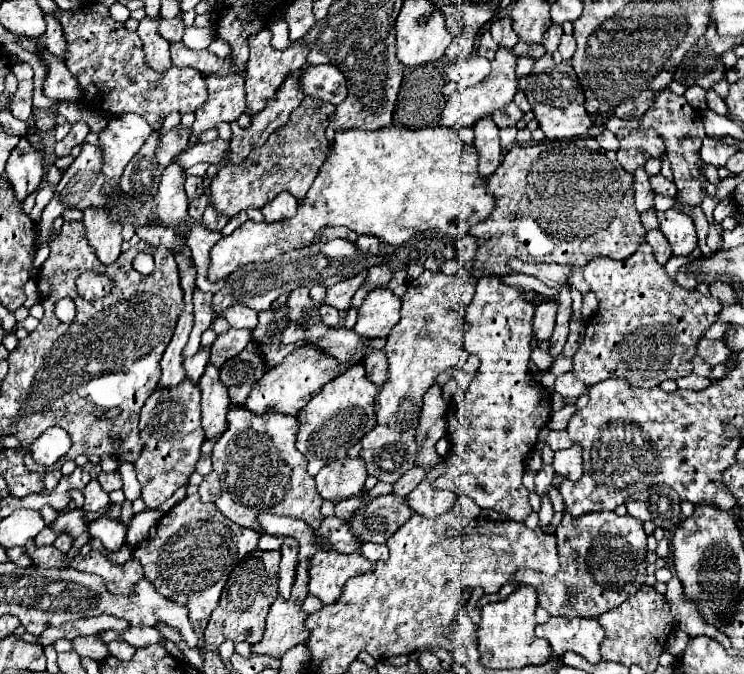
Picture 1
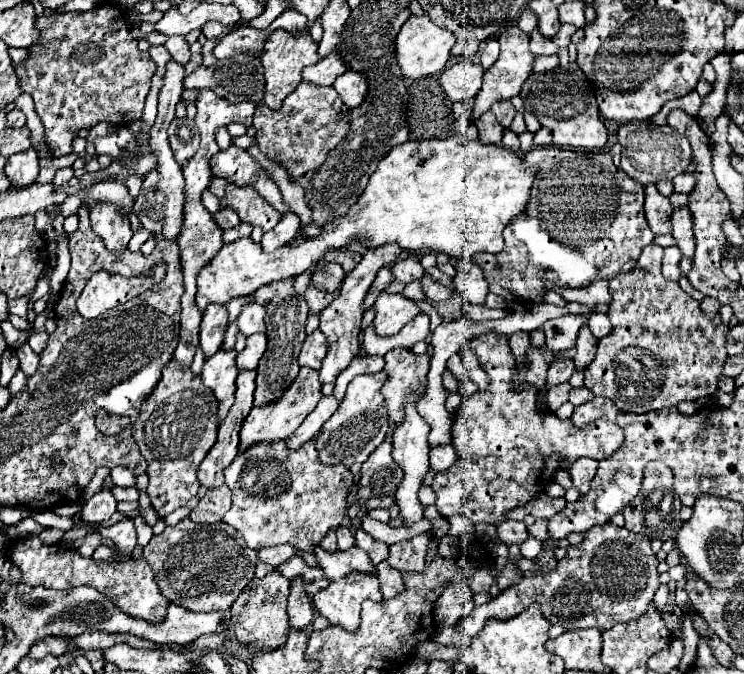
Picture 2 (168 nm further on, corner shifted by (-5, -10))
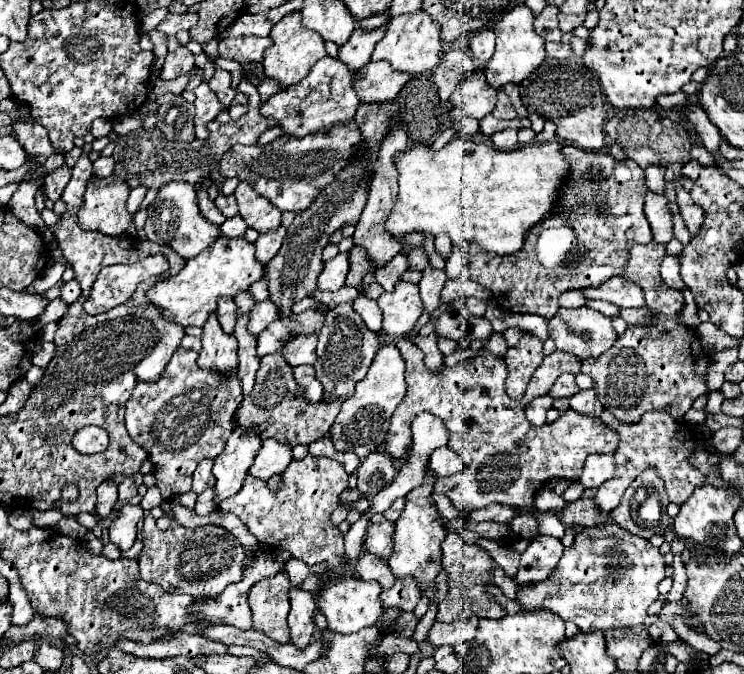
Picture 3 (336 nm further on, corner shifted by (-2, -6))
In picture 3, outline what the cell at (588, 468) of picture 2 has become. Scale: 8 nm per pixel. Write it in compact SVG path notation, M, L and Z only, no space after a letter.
M591 454L585 462L583 474L581 474L581 484L585 488L599 488L603 482L611 480L615 476L615 460L613 456L607 454Z

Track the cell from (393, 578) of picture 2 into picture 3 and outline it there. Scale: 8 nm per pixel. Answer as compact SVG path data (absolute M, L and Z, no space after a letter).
M399 578L393 584L393 588L381 592L381 600L383 600L383 608L395 606L401 608L401 612L413 612L417 602L421 600L421 594L413 578Z

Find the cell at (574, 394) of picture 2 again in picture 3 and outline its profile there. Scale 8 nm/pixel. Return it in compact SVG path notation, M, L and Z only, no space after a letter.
M581 390L579 394L575 394L571 400L569 400L571 408L579 414L587 414L591 418L599 418L601 412L605 410L603 404L597 400L597 394L595 390Z

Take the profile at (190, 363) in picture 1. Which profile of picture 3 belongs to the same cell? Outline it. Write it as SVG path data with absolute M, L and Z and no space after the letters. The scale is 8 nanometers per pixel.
M243 290L243 294L237 294L237 296L235 296L235 302L237 302L239 314L247 314L247 312L251 310L251 306L255 306L255 304L257 304L257 302L253 300L251 290Z

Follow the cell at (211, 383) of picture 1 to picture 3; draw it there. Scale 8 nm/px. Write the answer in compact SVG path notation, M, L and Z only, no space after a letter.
M215 312L209 314L209 318L203 326L201 342L203 342L203 348L197 358L197 364L201 368L231 372L231 368L237 366L237 342L233 336L229 336L221 330Z

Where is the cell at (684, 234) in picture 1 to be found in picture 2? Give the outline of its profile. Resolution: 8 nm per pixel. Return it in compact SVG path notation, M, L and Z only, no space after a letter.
M680 208L674 210L670 216L670 226L672 226L672 236L682 250L682 256L692 258L694 256L694 232L692 232L692 220L690 220L690 210Z

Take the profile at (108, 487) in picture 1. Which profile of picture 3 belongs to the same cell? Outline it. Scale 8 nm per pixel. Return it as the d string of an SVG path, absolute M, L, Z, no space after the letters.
M125 478L121 484L119 484L119 500L121 502L129 502L133 496L137 496L137 484L133 482L133 478Z

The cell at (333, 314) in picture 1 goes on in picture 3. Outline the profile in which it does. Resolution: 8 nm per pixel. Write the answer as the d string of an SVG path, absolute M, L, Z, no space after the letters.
M315 334L295 338L293 342L289 342L289 344L283 348L283 358L285 358L285 362L291 364L293 368L295 368L295 366L301 366L301 364L313 364L313 362L317 360L315 342L317 342L317 336L315 336Z

